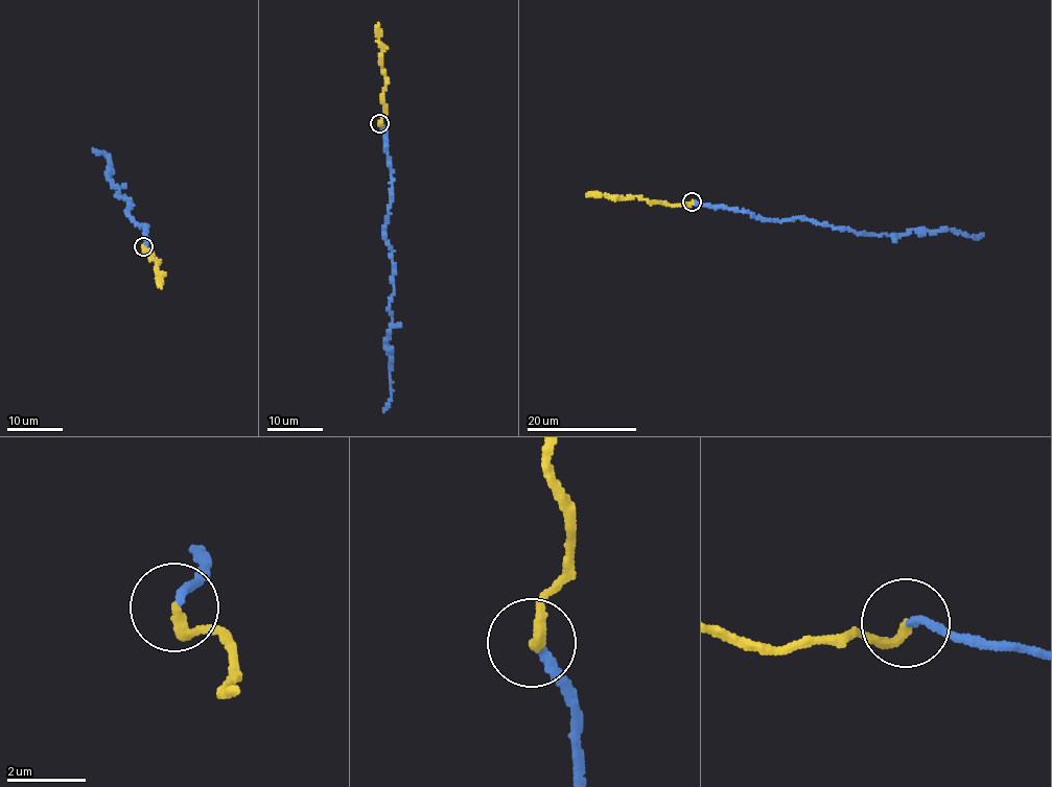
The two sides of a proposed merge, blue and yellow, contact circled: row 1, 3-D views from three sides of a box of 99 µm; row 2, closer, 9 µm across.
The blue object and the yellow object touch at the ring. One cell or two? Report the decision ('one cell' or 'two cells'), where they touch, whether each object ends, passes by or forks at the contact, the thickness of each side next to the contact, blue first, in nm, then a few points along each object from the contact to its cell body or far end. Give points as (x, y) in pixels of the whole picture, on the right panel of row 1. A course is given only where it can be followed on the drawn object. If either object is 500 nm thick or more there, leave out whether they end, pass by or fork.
one cell | (692, 201) | blue ends | yellow ends | 220/260 nm | blue via (692, 203), (746, 211), (763, 219), (809, 219), (872, 235), (950, 229), (984, 236) | yellow via (692, 203), (668, 206), (640, 198), (587, 194)

